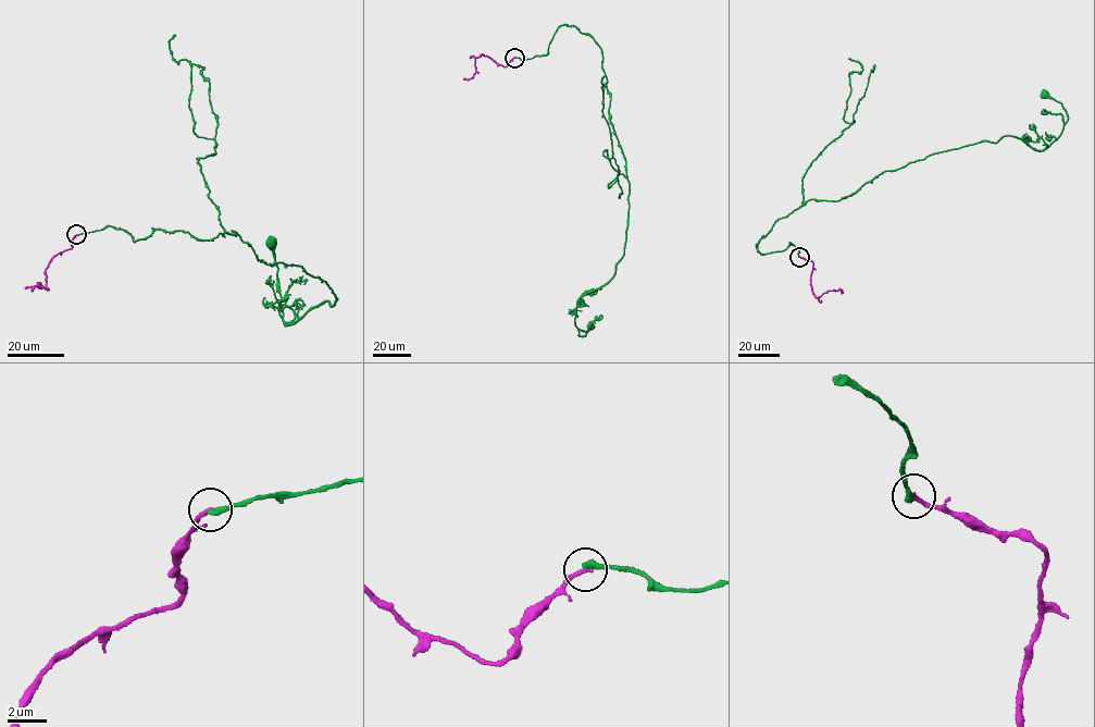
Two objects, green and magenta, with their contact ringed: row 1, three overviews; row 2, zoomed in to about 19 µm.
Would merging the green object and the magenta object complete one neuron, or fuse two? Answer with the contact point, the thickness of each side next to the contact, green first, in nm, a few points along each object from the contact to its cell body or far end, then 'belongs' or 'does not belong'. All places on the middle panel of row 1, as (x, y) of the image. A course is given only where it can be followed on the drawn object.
at (514, 58); 320 nm thick on the green side, 240 nm on the other; green runs (513, 58), (547, 53), (564, 24), (601, 50), (629, 206), (623, 257), (576, 306), (579, 335), (590, 327); magenta runs (514, 58), (504, 66), (482, 53), (475, 58), (473, 76), (463, 78); does not belong

